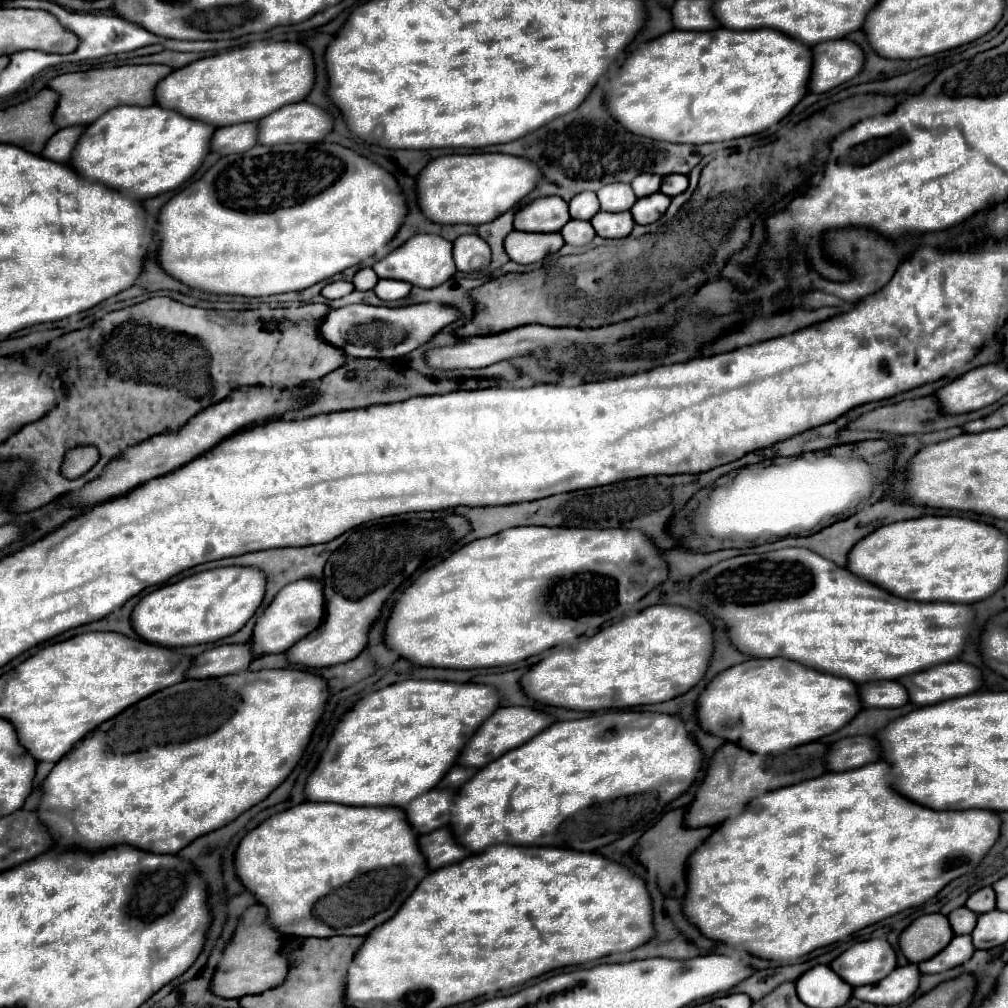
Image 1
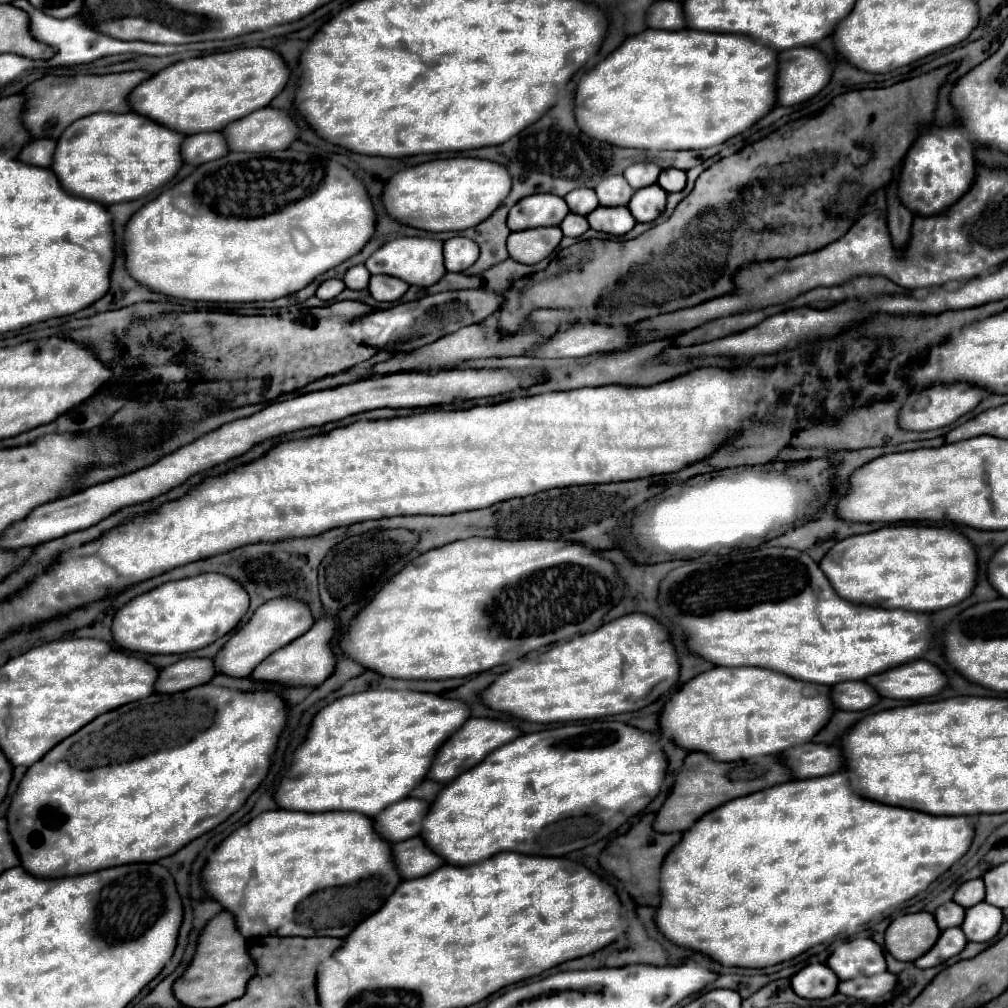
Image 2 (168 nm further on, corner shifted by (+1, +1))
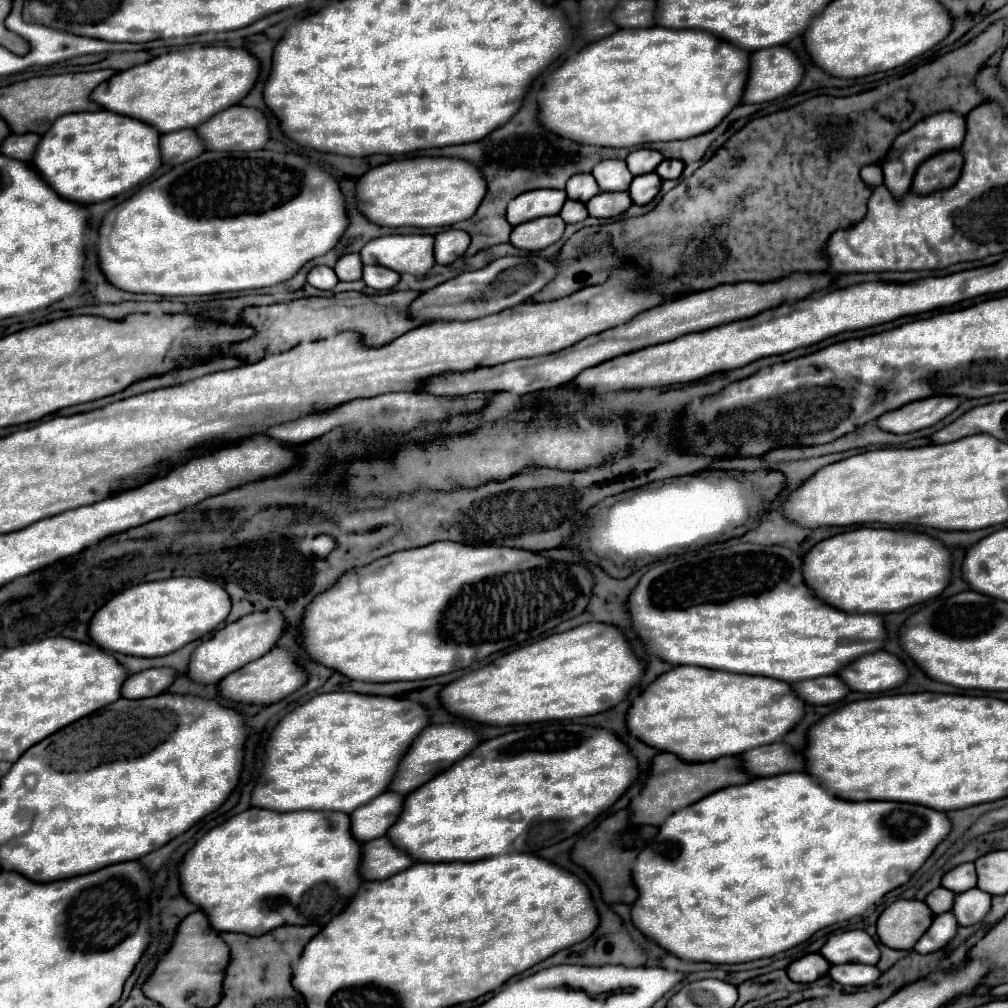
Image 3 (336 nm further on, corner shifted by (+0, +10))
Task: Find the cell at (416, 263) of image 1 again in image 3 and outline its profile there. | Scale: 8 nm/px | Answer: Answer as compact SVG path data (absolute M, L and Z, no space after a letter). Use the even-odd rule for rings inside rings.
M429 234L381 236L381 238L375 238L375 240L369 240L361 248L359 254L361 254L361 260L367 260L367 262L363 262L364 265L384 266L399 272L399 274L407 272L407 274L413 274L413 276L425 276L435 264L435 258L433 258L433 236L429 236Z

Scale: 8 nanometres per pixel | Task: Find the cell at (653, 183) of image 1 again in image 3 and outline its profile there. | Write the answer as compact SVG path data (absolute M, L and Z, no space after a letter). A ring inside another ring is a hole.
M641 148L641 150L635 150L633 154L627 156L627 166L633 176L639 176L639 174L655 172L655 168L661 164L661 160L663 160L663 156L657 150Z

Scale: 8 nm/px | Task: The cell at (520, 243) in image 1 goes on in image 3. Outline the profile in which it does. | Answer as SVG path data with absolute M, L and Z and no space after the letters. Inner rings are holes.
M543 216L529 222L523 222L513 228L511 244L521 250L543 250L555 244L565 230L561 216Z

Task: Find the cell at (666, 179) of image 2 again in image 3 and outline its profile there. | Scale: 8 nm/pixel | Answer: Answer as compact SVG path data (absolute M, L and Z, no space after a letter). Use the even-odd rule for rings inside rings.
M663 160L659 164L659 168L655 170L663 180L671 180L671 178L679 178L683 172L683 162L681 160Z

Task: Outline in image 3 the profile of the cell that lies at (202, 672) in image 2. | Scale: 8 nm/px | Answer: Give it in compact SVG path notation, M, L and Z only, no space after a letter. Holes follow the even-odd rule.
M151 668L137 674L131 674L121 686L121 698L141 700L149 696L159 696L175 678L175 672L169 668Z

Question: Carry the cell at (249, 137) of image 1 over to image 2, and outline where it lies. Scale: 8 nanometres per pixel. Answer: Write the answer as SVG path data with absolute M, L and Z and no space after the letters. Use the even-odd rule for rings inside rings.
M206 131L206 133L196 133L186 137L186 163L202 165L206 161L214 161L218 157L224 157L228 153L228 143L226 137L220 131Z

